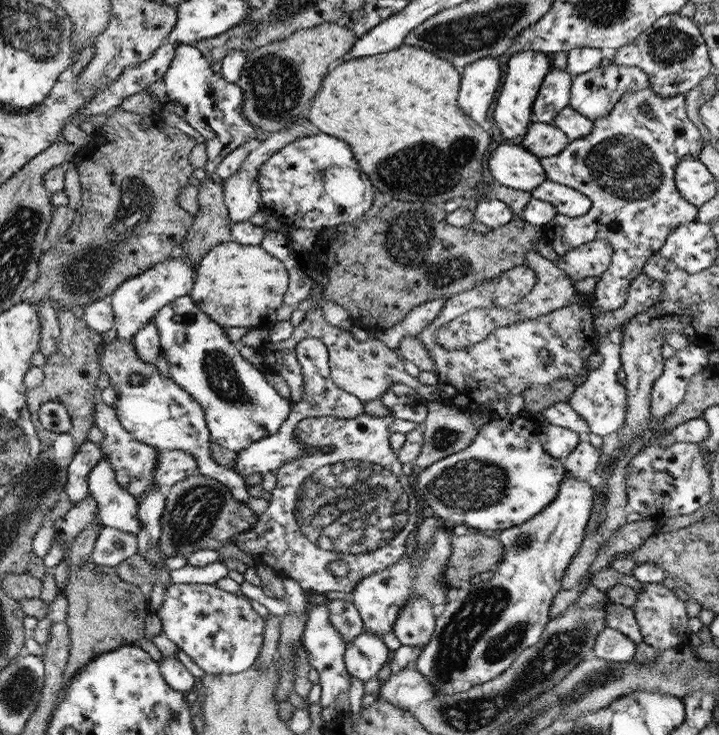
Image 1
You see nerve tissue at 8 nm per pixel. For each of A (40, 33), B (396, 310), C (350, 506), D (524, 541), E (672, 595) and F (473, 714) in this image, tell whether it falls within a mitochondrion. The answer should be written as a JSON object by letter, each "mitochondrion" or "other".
{"A":"mitochondrion","B":"other","C":"mitochondrion","D":"mitochondrion","E":"other","F":"mitochondrion"}

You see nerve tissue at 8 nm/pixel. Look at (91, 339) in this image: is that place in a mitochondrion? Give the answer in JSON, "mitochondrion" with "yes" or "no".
{"mitochondrion":"no"}

